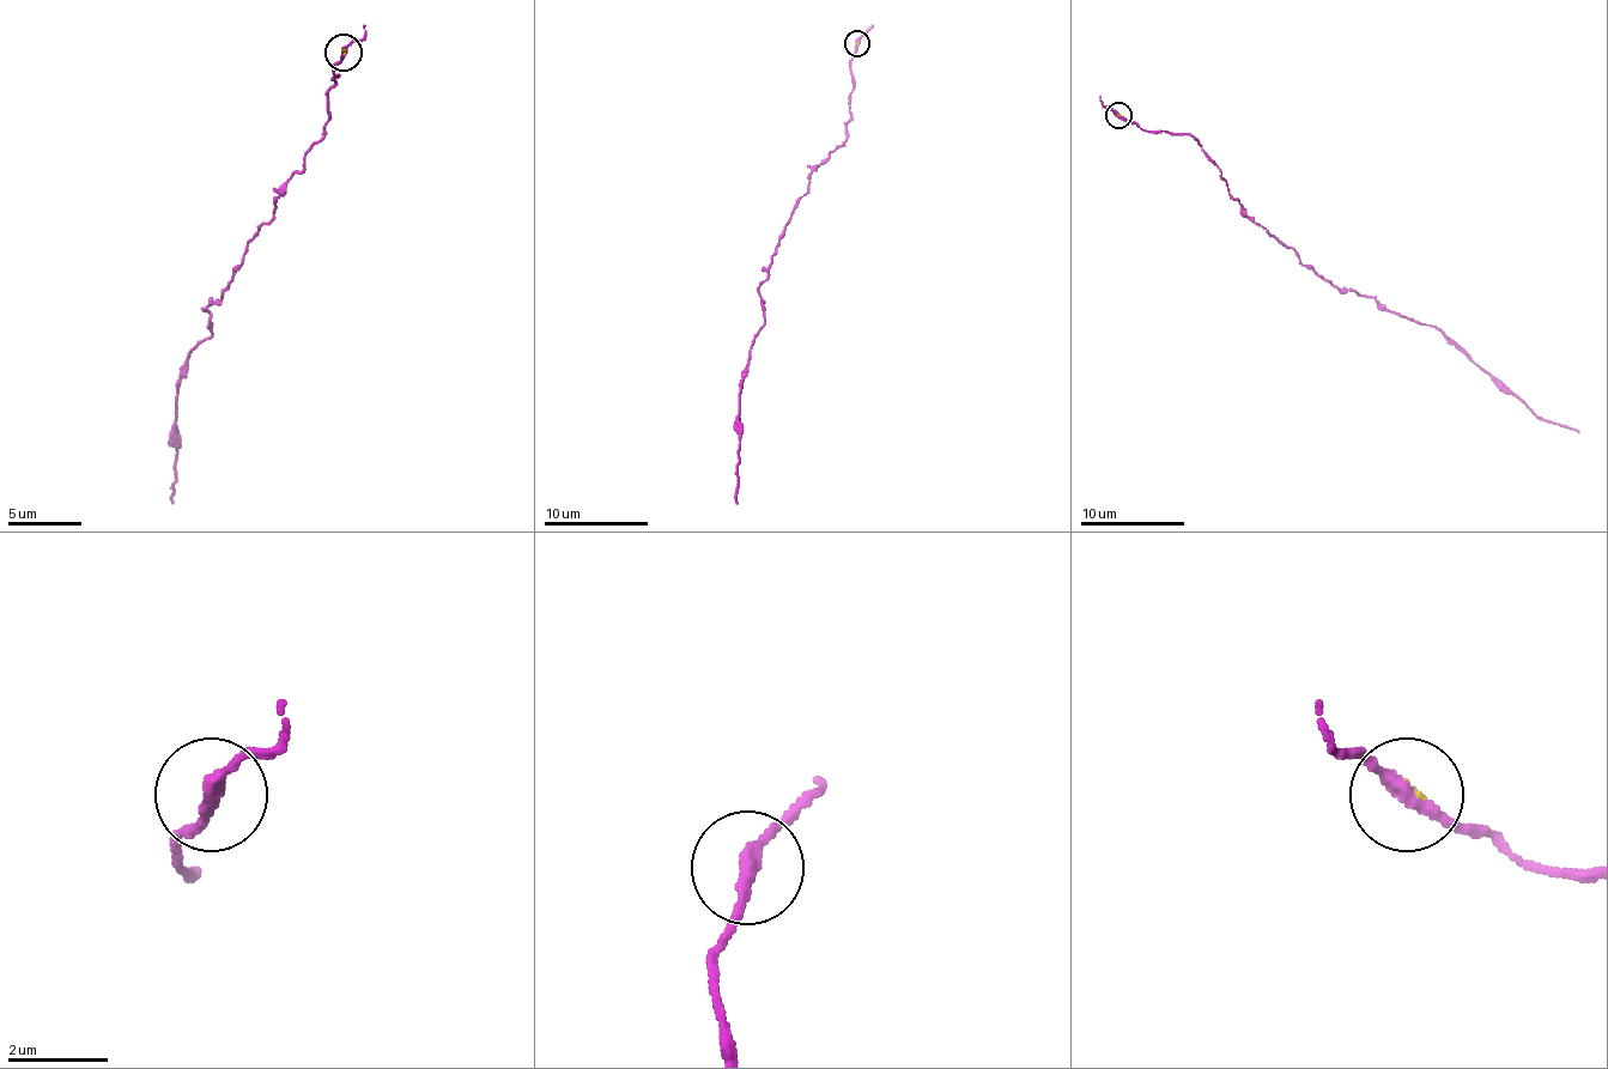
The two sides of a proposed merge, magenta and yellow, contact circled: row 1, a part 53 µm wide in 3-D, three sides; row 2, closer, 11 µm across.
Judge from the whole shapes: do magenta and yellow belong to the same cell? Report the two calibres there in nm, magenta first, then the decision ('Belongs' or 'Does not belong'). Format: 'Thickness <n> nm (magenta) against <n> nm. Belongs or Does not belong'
Thickness 280 nm (magenta) against 70 nm. Does not belong

